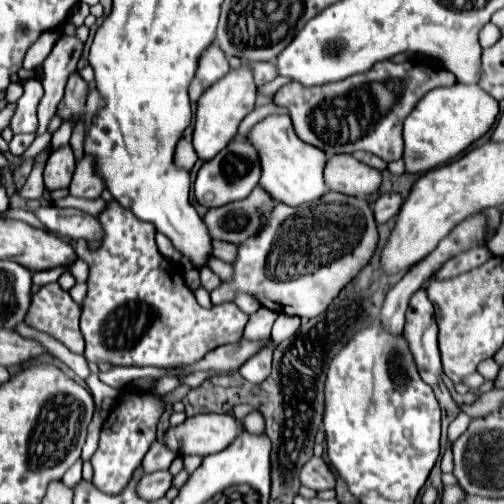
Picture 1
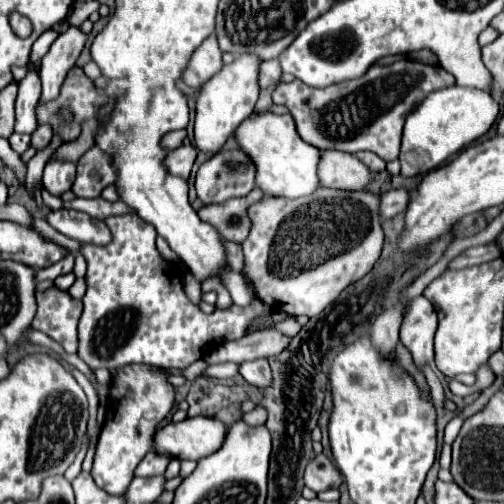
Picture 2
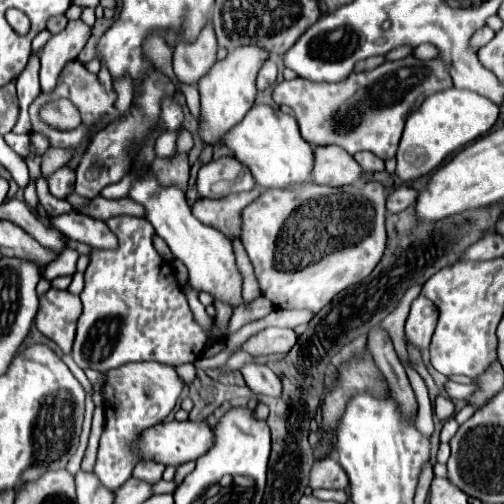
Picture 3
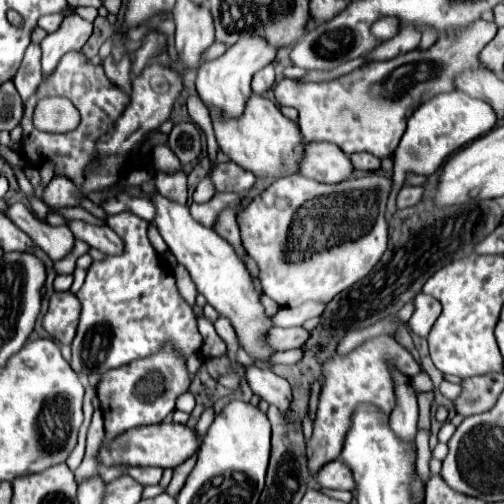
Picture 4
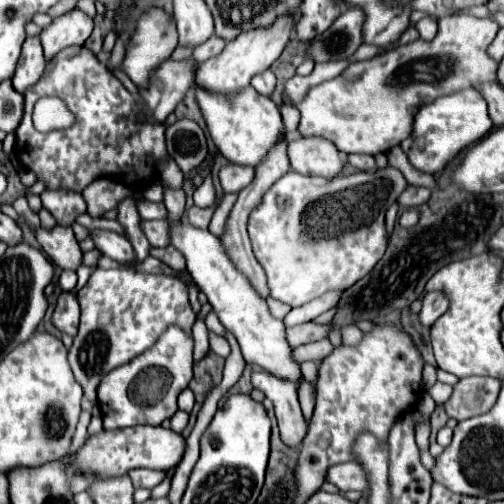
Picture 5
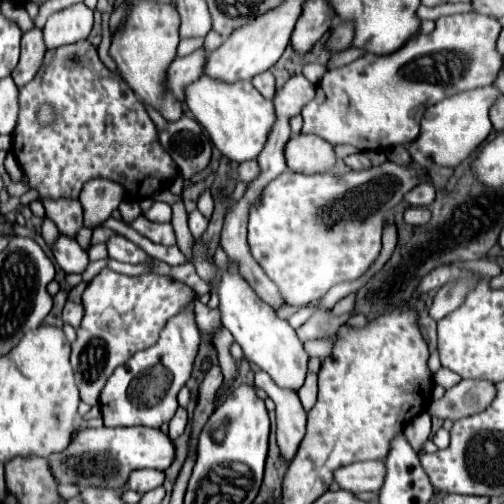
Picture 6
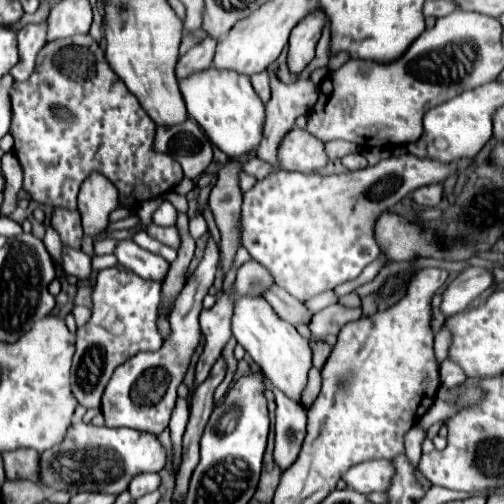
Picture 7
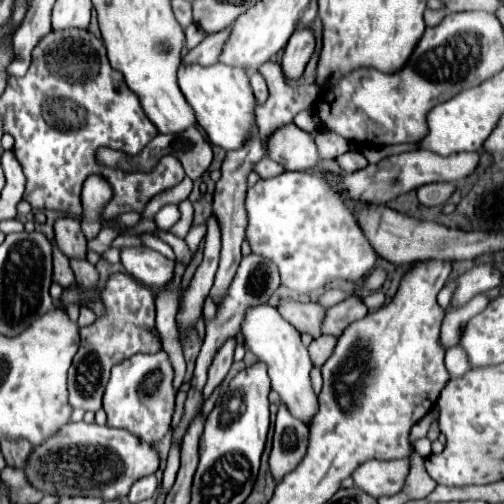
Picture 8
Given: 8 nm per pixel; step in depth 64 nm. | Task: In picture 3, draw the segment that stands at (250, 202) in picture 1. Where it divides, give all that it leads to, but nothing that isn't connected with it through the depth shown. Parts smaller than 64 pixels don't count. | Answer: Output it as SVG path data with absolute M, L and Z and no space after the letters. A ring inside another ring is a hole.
M260 188L250 192L236 192L220 200L196 200L192 214L206 226L212 226L228 238L240 236L240 210L260 196Z

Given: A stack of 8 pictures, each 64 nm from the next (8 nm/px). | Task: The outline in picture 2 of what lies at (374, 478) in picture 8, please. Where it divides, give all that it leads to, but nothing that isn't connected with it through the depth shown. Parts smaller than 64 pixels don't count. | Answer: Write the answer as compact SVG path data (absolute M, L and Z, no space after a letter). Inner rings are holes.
M320 454L308 464L304 472L304 482L314 492L322 492L328 488L340 488L344 478L340 476L340 470L334 466L334 462L328 456Z

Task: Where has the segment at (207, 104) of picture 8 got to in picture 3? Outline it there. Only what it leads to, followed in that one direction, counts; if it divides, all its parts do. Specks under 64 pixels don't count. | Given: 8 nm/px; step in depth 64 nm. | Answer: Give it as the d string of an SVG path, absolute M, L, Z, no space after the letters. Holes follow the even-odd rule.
M254 104L250 112L232 126L224 136L222 144L248 166L258 186L264 188L286 188L298 182L310 180L314 154L312 146L300 136L294 116L284 114L268 104Z

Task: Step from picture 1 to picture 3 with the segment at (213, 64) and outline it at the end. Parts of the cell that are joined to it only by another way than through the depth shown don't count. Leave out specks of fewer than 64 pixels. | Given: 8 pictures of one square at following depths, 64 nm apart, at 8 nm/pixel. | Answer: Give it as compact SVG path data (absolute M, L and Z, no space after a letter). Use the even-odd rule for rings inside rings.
M210 22L204 26L204 32L196 36L196 44L178 44L174 48L174 74L178 80L196 84L216 62L216 48L218 44Z

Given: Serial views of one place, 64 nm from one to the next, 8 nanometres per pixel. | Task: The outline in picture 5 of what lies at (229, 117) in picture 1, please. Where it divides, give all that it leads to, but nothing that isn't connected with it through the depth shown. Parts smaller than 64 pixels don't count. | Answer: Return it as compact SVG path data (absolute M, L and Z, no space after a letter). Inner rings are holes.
M276 20L276 24L272 24L272 28L256 28L256 32L242 32L240 36L236 36L236 40L226 42L224 50L218 56L214 56L198 66L196 84L204 86L216 94L224 94L224 96L236 94L240 88L250 84L254 74L268 70L280 58L286 42L290 40L292 28L294 28L292 20Z

